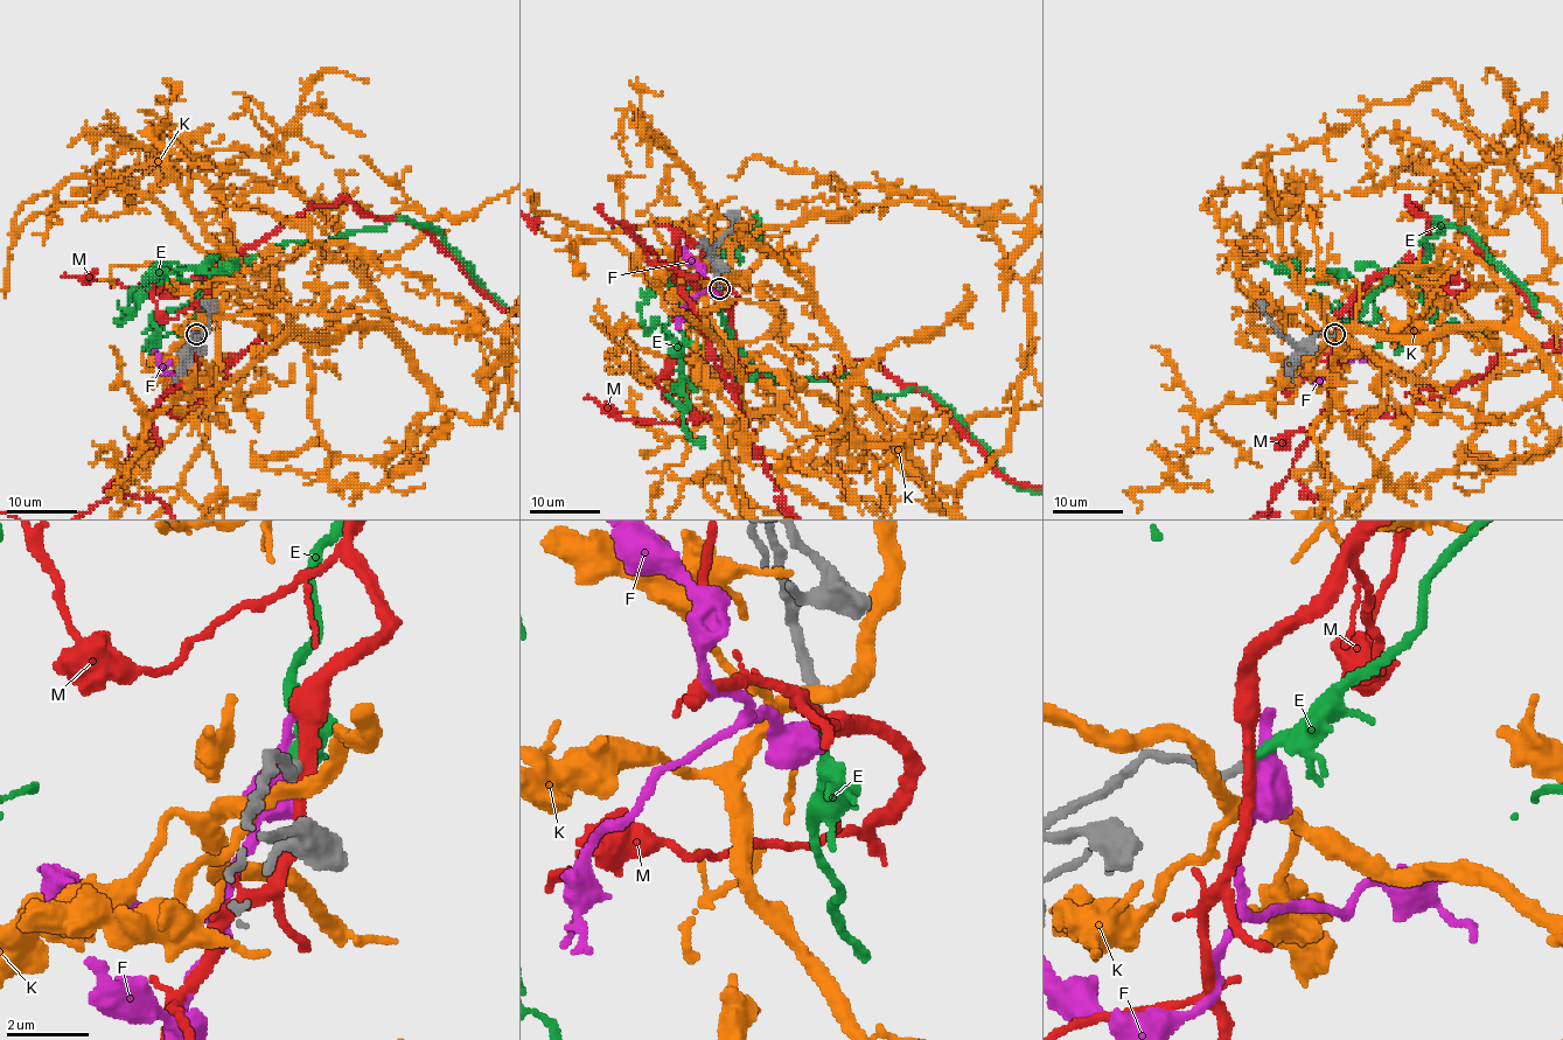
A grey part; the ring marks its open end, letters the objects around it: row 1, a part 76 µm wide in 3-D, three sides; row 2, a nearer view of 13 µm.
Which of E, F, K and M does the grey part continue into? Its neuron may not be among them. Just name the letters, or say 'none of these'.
E

